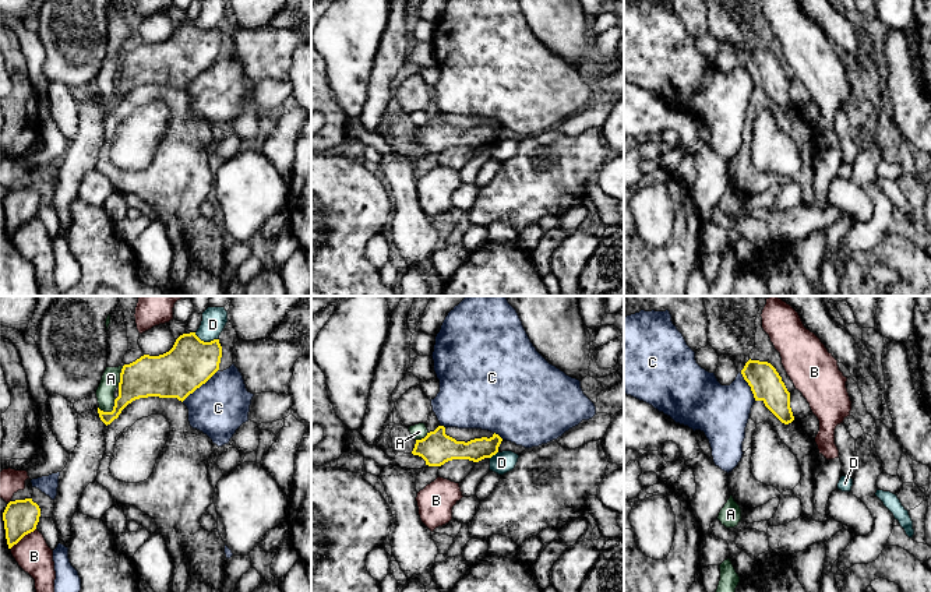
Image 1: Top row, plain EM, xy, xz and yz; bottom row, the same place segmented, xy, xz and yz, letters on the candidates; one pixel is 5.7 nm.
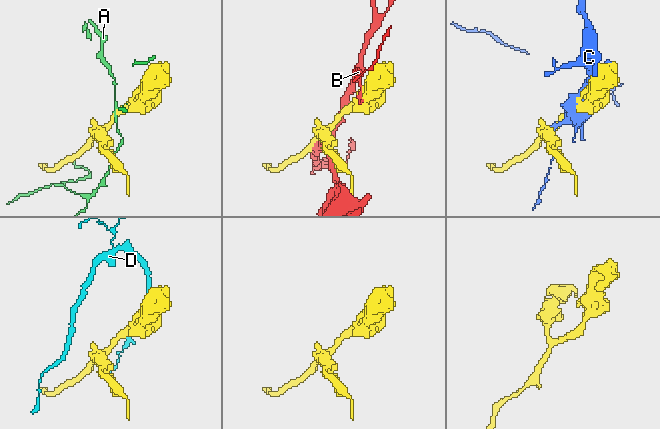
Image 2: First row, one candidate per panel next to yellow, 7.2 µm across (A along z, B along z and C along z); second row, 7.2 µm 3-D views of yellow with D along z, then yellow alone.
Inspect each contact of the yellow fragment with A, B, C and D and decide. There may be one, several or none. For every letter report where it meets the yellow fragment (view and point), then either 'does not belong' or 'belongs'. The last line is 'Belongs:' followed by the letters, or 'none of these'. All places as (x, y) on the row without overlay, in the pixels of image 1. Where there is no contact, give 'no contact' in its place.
A: meets yellow in xy at (112, 98); does not belong
B: meets yellow in xy at (23, 224); does not belong
C: meets yellow in xy at (198, 74); does not belong
D: meets yellow in xy at (205, 30); does not belong
Belongs: none of these

